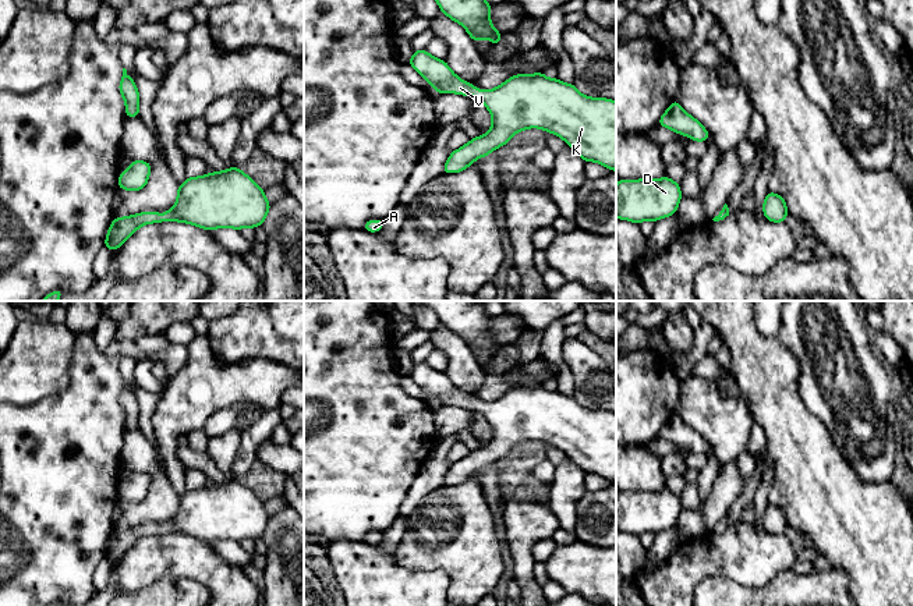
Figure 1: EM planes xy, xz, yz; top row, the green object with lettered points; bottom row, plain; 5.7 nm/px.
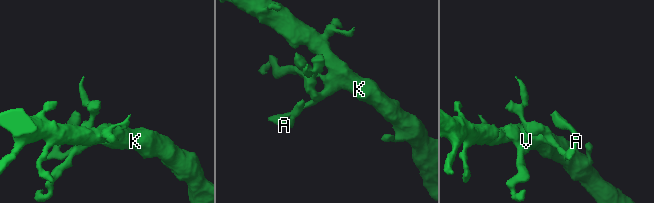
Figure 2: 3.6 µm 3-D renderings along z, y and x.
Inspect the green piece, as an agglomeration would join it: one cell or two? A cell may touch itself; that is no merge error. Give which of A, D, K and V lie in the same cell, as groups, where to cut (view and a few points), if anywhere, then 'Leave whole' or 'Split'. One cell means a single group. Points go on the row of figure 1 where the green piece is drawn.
Groups: A D K V. No split. Leave whole

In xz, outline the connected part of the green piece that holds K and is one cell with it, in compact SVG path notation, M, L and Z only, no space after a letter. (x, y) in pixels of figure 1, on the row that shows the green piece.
M414 50L408 64L425 78L438 93L457 93L470 96L484 103L492 116L491 130L474 139L470 139L464 146L453 150L445 163L442 174L460 173L471 166L477 159L489 156L495 149L510 142L512 137L527 128L541 128L546 132L562 138L584 162L597 162L612 171L616 171L616 102L606 98L588 98L577 91L573 84L565 84L558 78L548 78L542 71L537 74L516 74L505 81L502 85L481 91L471 82L459 78L447 65L445 60L431 56L427 50Z

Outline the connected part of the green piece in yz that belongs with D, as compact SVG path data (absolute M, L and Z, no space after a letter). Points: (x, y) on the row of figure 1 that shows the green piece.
M668 176L658 180L619 180L616 182L616 219L636 224L658 222L676 213L682 199L680 185Z

